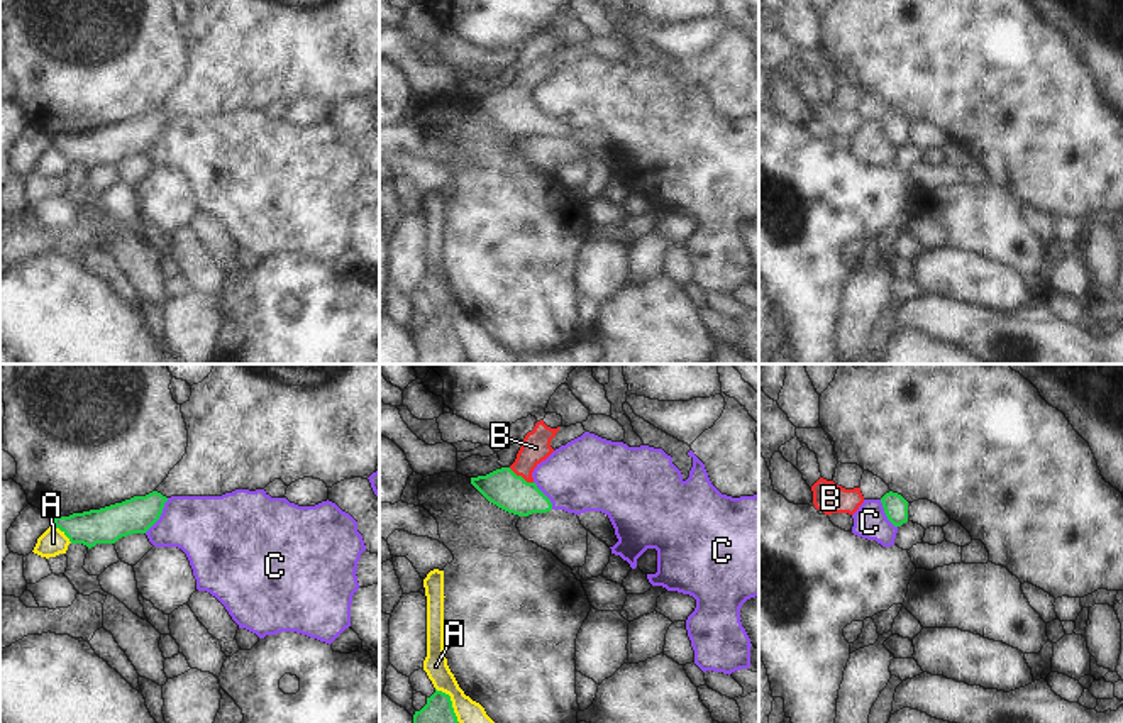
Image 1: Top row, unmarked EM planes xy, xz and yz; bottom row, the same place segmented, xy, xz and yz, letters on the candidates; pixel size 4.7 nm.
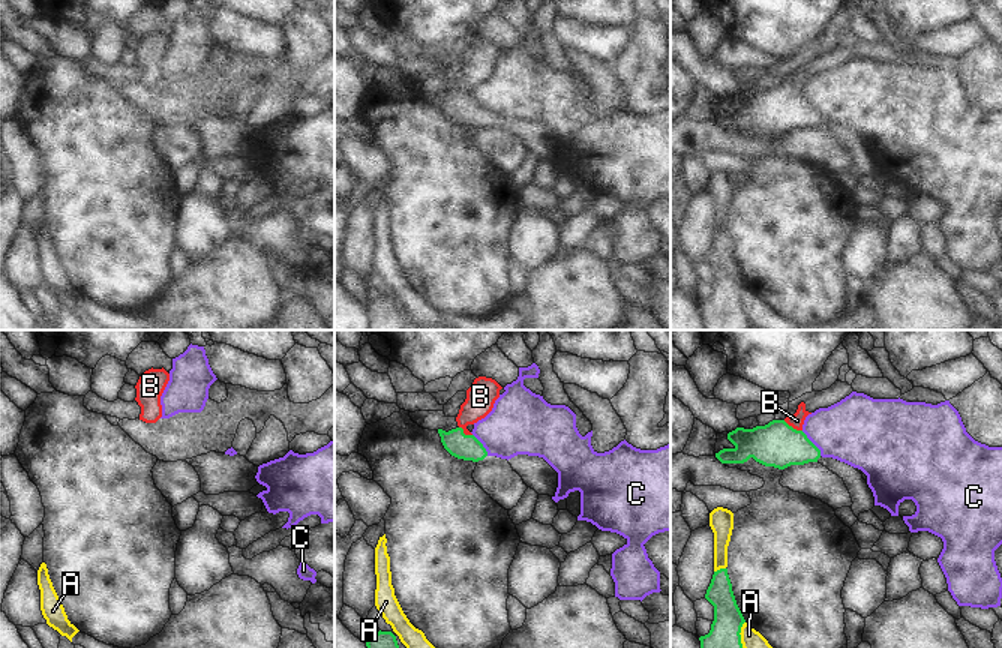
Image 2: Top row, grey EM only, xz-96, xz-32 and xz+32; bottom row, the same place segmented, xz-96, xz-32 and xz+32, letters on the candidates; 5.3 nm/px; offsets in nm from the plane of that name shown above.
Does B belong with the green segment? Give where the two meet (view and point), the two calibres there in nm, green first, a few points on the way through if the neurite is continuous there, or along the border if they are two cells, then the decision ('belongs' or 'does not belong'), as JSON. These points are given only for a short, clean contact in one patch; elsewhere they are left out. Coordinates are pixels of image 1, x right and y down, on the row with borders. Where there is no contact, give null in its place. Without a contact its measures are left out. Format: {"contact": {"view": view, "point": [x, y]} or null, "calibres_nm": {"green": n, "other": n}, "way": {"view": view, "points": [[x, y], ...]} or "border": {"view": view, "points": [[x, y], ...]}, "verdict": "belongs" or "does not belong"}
{"contact": {"view": "xz", "point": [520, 476]}, "calibres_nm": {"green": 180, "other": 140}, "way": {"view": "xz", "points": [[503, 488], [508, 488], [520, 476], [536, 447]]}, "verdict": "belongs"}

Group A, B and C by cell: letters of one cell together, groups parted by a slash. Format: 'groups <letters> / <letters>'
groups A / B / C

